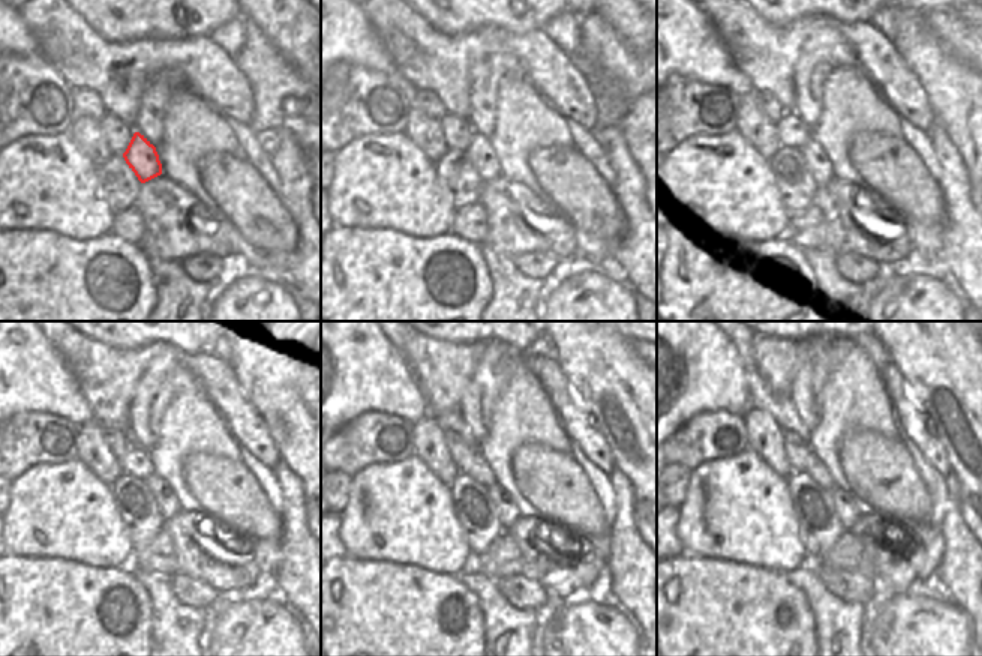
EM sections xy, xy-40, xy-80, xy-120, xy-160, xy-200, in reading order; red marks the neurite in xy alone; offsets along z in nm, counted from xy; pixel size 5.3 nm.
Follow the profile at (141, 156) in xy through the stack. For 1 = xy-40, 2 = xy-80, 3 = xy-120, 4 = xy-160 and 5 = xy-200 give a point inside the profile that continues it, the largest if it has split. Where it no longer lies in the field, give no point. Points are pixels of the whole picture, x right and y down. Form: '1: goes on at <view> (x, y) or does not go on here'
1: goes on at xy-40 (480, 153)
2: goes on at xy-80 (817, 161)
3: goes on at xy-120 (168, 505)
4: goes on at xy-160 (508, 512)
5: goes on at xy-200 (846, 503)

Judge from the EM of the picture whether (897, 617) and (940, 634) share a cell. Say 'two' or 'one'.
one

